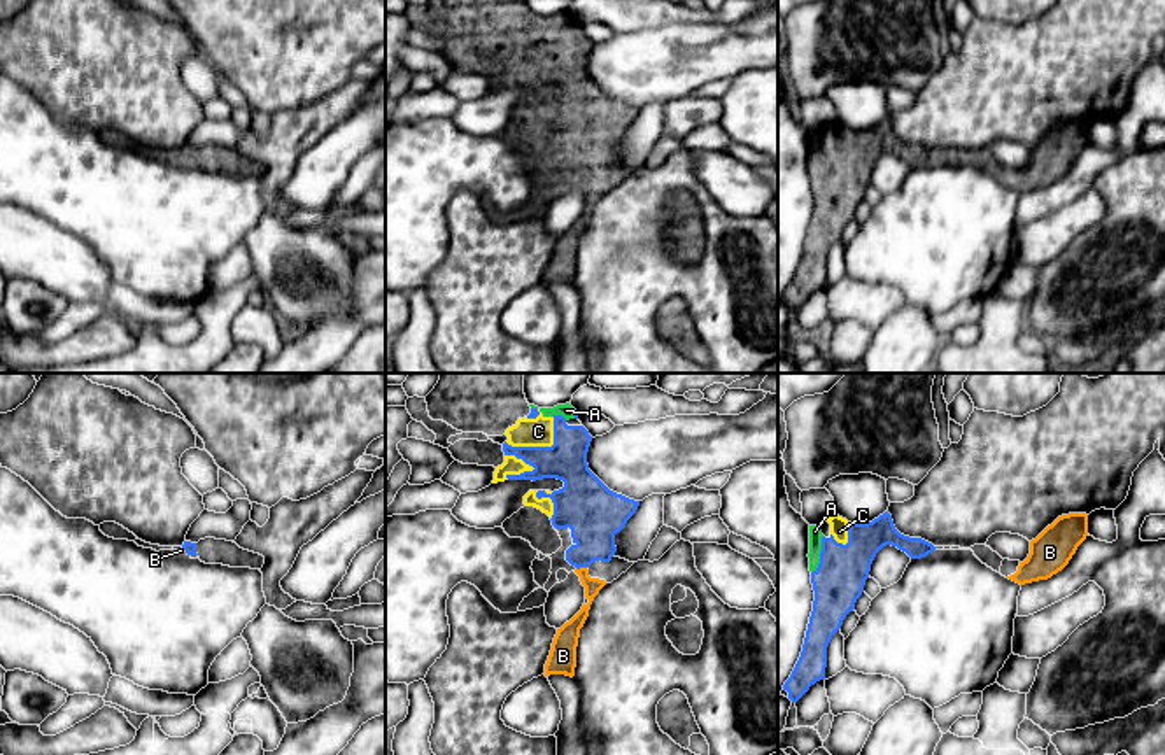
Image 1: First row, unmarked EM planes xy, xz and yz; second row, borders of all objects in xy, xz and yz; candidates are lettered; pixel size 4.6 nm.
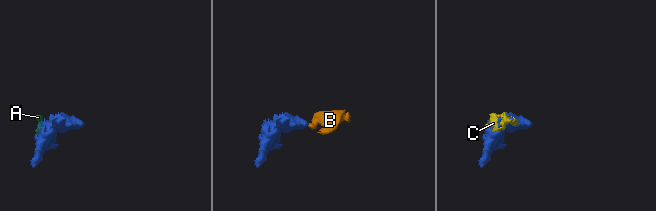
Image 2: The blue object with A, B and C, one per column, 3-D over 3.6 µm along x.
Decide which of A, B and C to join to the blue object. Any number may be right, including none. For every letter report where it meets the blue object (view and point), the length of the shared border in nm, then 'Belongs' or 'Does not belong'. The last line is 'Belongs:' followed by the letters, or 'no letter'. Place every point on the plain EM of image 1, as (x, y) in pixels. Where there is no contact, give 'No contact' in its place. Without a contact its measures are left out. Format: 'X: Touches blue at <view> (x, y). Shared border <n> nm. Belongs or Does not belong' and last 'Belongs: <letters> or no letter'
A: Touches blue at yz (820, 163). Shared border 190 nm. Belongs
B: Touches blue at xz (580, 174). Shared border 50 nm. Belongs
C: Touches blue at xz (542, 55). Shared border 260 nm. Belongs
Belongs: A, B, C

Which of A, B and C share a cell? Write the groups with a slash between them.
A B C

